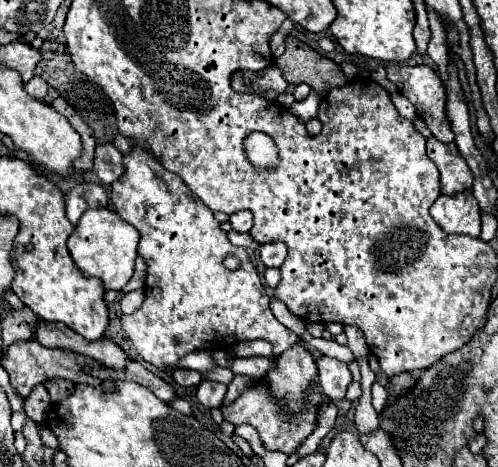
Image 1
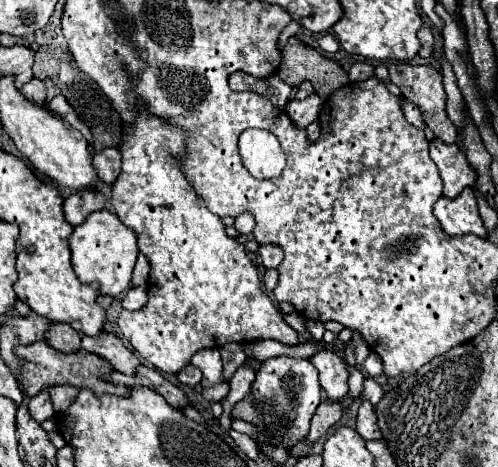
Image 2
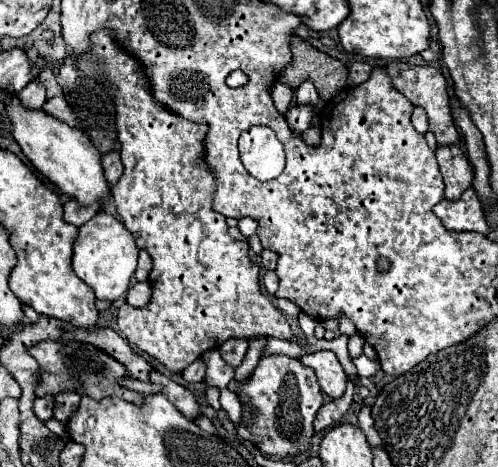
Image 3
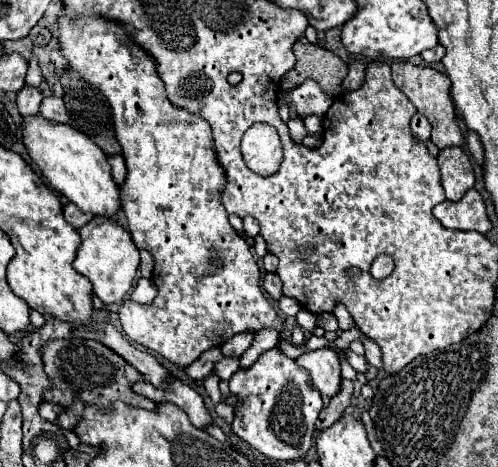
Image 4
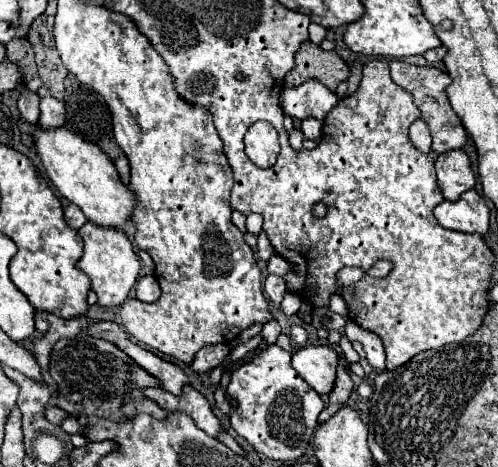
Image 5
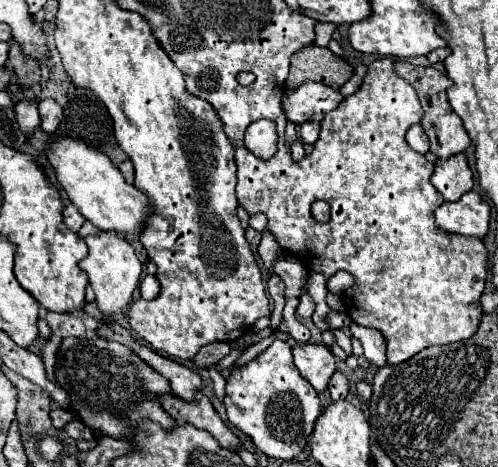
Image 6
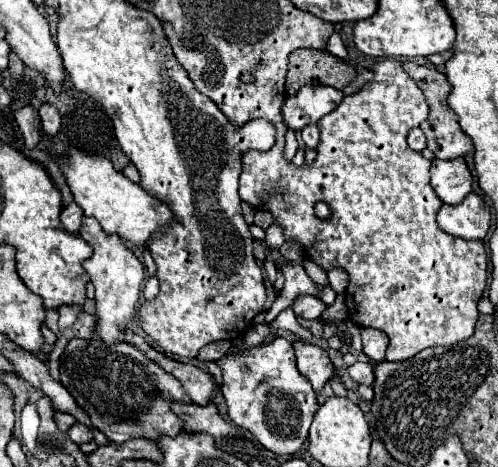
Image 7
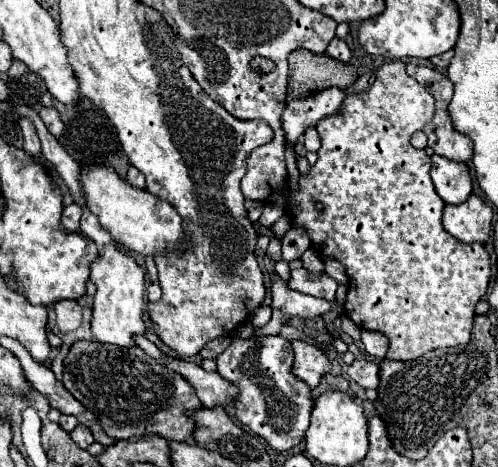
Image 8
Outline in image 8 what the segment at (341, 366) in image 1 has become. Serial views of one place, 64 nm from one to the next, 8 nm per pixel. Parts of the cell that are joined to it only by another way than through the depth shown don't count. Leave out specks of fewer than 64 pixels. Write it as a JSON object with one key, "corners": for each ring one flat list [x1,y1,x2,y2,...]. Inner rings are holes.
{"corners":[[292,340,292,348,294,348,294,374,298,378,302,378,310,388,316,388,322,380,324,374,328,374,332,370,332,364,328,360,328,356,302,340]]}

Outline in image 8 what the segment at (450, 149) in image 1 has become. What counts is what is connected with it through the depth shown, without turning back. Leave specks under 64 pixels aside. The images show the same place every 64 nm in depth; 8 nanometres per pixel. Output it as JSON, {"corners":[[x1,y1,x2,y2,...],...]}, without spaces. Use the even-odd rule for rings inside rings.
{"corners":[[432,156,432,170,430,170,434,188,438,196,446,204,460,204,472,192,472,178,468,166,464,162,446,160,440,156]]}

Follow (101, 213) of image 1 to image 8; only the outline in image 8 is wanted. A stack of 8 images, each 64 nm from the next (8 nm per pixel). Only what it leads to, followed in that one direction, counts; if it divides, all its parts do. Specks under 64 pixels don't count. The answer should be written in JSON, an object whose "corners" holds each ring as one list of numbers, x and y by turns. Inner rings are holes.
{"corners":[[84,206,82,222,80,222,80,232,94,240,98,248,98,260,90,264,90,280,96,284,96,294,94,294,94,312,92,312,92,332,98,342,104,344,116,344,116,346,136,346,132,336,134,334,144,334,144,288,146,288,146,278,144,270,138,266,138,262,120,250,116,240,108,236,108,232,102,230,98,218]]}

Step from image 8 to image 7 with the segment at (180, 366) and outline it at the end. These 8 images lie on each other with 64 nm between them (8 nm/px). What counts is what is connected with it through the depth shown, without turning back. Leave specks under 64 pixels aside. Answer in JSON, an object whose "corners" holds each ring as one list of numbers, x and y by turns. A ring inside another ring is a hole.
{"corners":[[124,330,124,342,130,342,132,346,136,346,140,352,144,352,144,356,148,356,152,362,160,364,160,368,164,368,164,372,172,374,176,380,180,380,182,388,186,390,186,394,190,396,190,400,194,404,206,404,212,400,212,392,218,390,218,386,214,384,212,376,202,372,200,368,192,366,192,364,184,364,172,358,166,358,164,354,156,352,142,336,134,334,132,330]]}

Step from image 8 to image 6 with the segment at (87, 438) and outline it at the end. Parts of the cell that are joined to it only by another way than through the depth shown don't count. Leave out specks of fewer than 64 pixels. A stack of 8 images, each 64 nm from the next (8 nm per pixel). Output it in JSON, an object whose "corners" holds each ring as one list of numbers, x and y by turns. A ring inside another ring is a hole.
{"corners":[[72,420,72,422,68,422,68,424,64,426,64,430,66,430,66,434,72,436,74,440,80,440,80,438,84,438,84,440,92,440,92,438,94,438,92,430,90,430,84,422,80,422,80,420]]}

